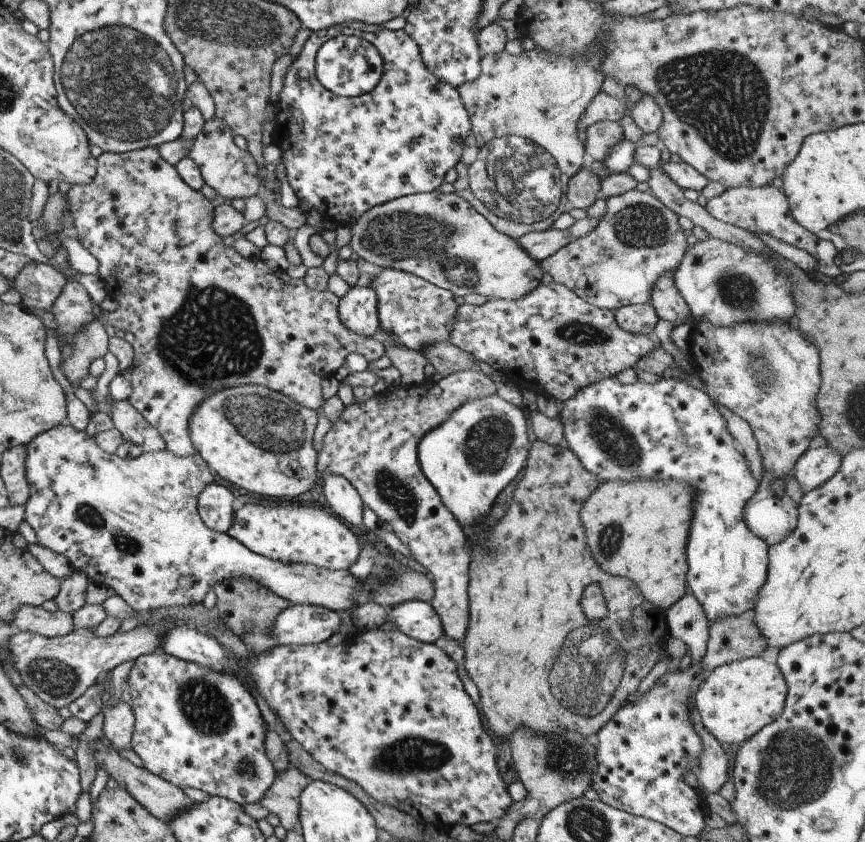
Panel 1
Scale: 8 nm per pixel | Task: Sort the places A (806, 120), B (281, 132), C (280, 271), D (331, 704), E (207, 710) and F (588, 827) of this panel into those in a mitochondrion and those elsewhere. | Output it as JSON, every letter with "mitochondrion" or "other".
{"A":"other","B":"other","C":"other","D":"other","E":"mitochondrion","F":"mitochondrion"}

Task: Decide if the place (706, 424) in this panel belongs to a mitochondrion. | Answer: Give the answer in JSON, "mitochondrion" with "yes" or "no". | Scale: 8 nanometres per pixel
{"mitochondrion":"no"}

